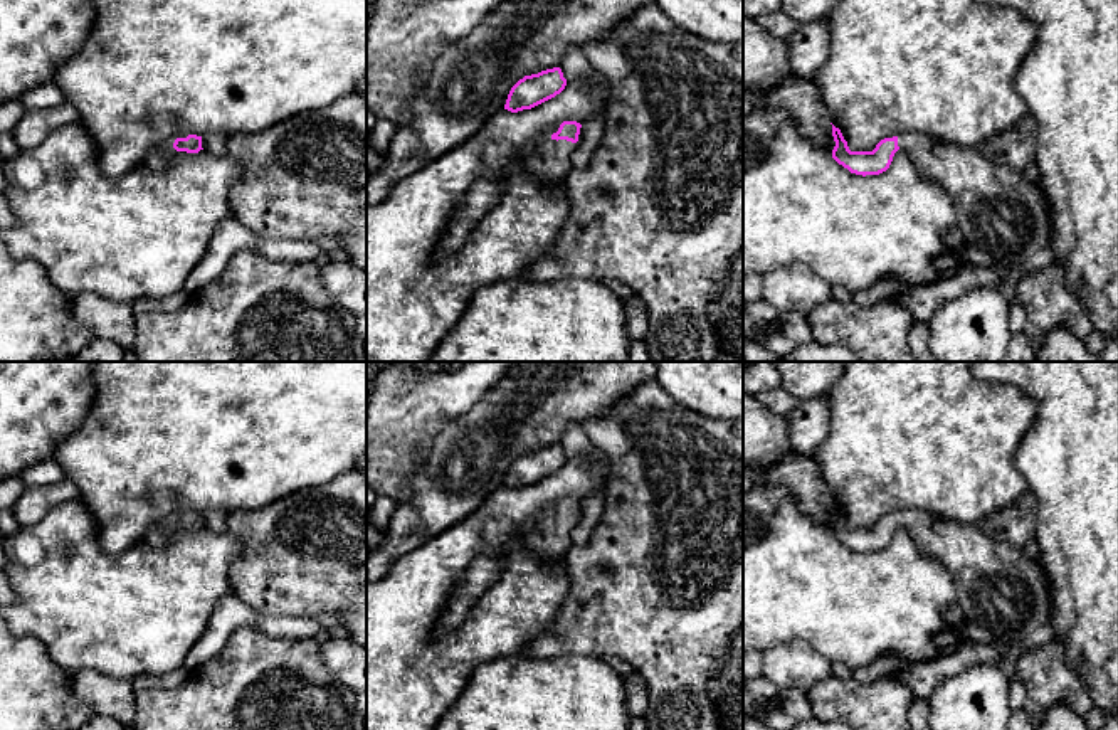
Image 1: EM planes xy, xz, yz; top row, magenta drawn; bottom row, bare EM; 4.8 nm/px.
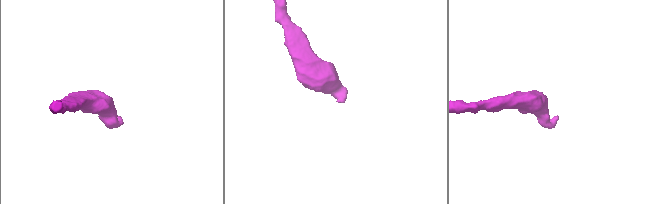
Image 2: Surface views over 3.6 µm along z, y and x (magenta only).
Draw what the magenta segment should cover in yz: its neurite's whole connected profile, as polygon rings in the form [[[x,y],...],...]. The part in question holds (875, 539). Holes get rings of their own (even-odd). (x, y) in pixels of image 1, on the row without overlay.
[[[834,501],[832,513],[832,535],[862,553],[886,548],[898,526],[908,530],[918,547],[938,558],[953,579],[965,637],[994,648],[1007,676],[1015,673],[1022,654],[1057,639],[1046,572],[1024,548],[994,540],[977,525],[921,510],[884,515],[873,528],[851,528]]]

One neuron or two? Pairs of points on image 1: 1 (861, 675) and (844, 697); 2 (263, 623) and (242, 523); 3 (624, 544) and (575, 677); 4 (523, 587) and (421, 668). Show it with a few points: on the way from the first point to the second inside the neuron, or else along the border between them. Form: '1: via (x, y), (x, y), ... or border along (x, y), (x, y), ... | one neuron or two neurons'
1: border along (888, 673), (866, 682), (853, 678) | two neurons
2: border along (231, 589), (259, 613), (300, 618) | two neurons
3: border along (599, 655), (564, 655), (545, 660) | two neurons
4: via (498, 613), (461, 650), (446, 660) | one neuron

